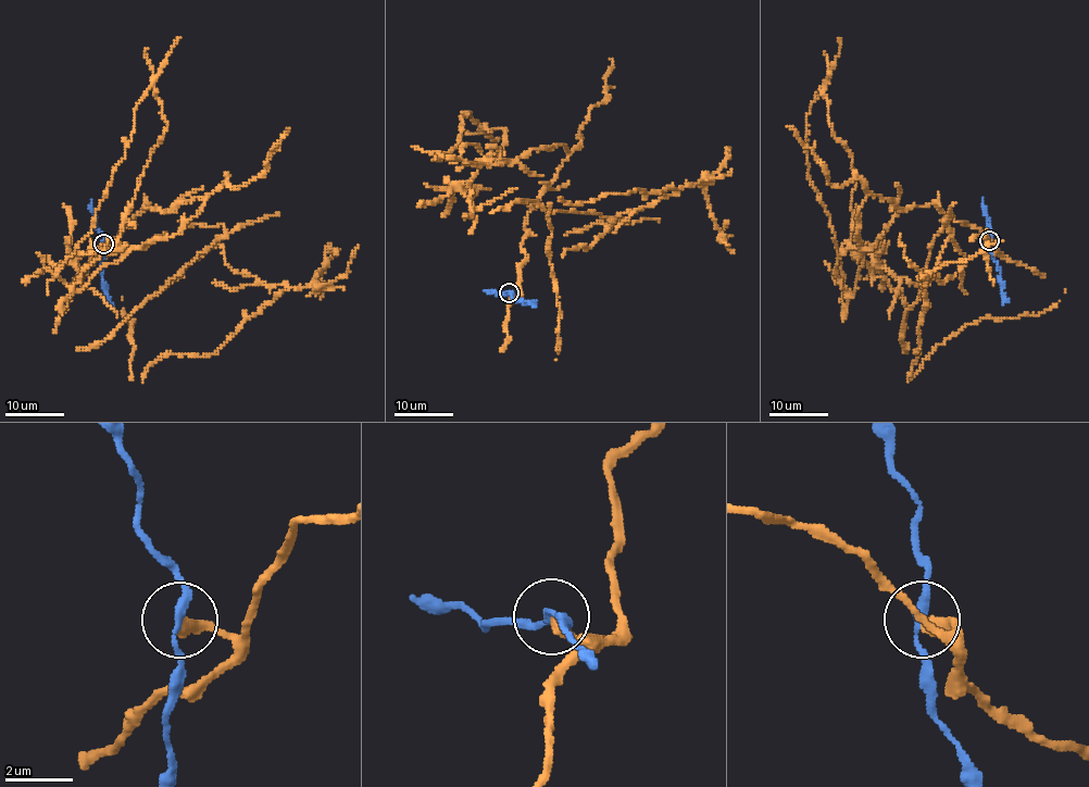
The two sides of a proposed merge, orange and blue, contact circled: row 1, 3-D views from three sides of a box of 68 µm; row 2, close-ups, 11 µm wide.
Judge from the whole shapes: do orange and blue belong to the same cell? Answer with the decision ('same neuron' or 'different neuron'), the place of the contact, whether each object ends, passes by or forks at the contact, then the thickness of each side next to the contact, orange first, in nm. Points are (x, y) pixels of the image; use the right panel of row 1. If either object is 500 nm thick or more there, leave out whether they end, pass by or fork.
different neuron | (989, 240) | orange ends | blue passes by | 360/240 nm

